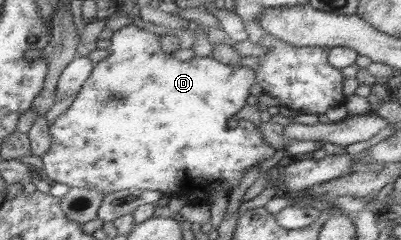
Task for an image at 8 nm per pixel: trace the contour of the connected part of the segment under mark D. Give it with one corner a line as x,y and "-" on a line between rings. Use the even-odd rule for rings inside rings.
137,22
129,23
113,31
106,50
107,56
92,65
81,88
75,93
75,97
66,111
59,114
53,120
53,123
48,126
50,145
49,149
40,158
43,163
43,174
47,176
49,183
60,182
69,188
89,189
101,193
101,195
131,188
151,190
161,192
163,196
167,197
183,196
187,205
205,204
209,206
209,201
211,201
211,197
213,197
213,193
219,188
219,185
227,185
225,193
229,195
251,166
269,160
277,151
263,138
260,128
255,127
251,122
238,119
236,122
229,124
229,120
243,108
243,105
246,104
245,98
250,95
250,86
255,83
253,69
245,66
223,64
211,56
193,56
187,61
177,61
173,59
171,53
161,50
159,34
141,29

